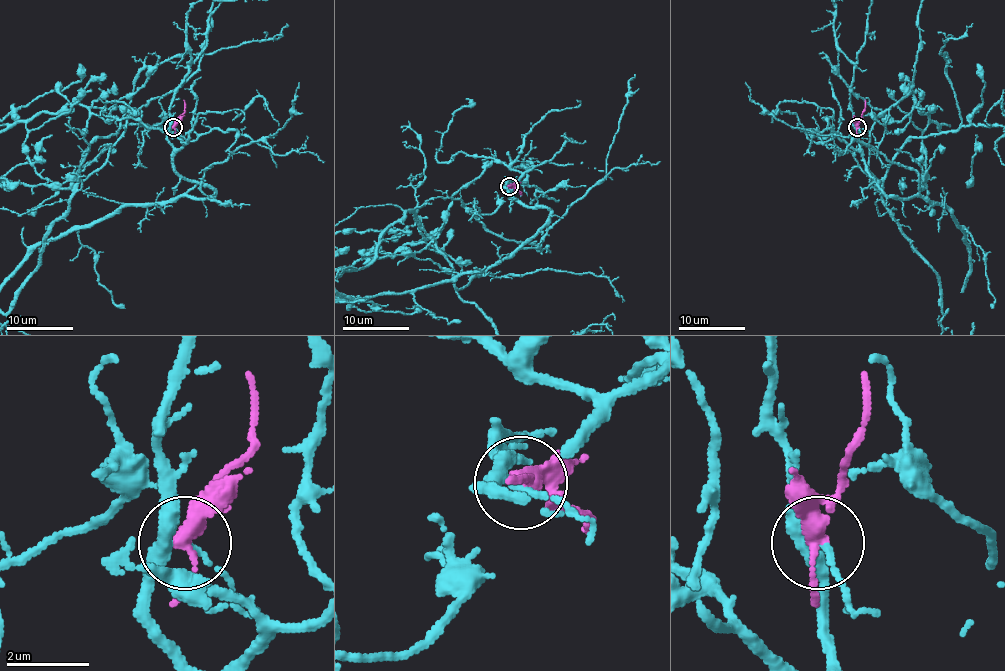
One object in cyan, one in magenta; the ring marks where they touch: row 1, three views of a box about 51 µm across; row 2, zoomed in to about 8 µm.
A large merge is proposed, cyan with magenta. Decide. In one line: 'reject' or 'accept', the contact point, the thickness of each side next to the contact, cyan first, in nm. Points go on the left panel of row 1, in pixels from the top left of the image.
reject; at (173, 127); 260 nm thick on the cyan side, 340 nm on the other

